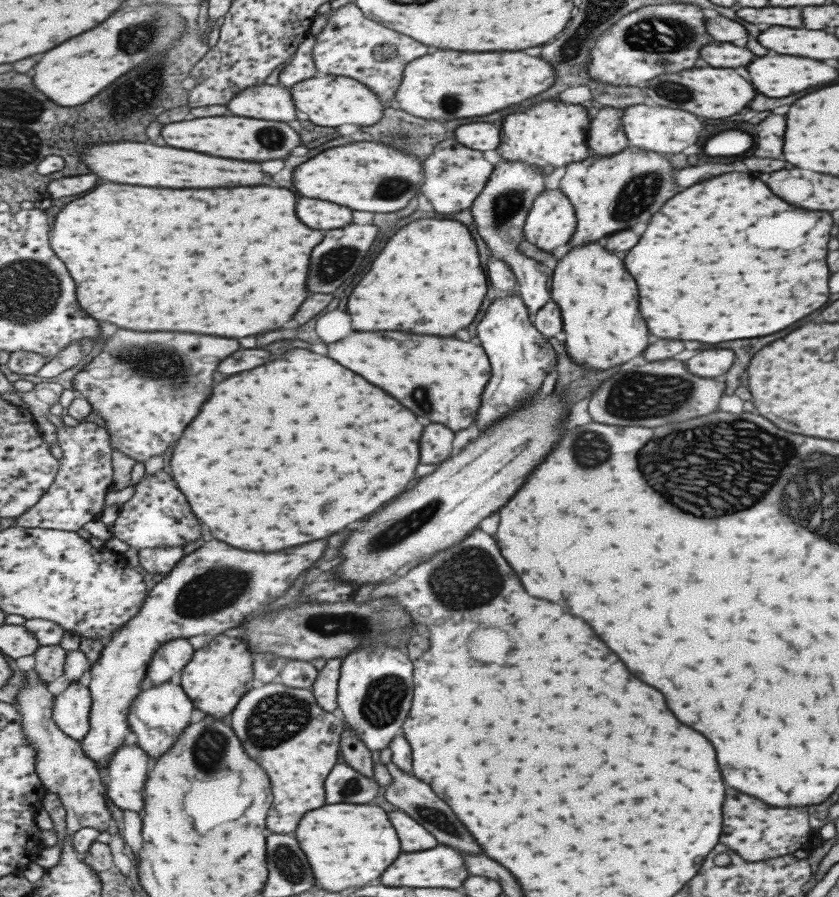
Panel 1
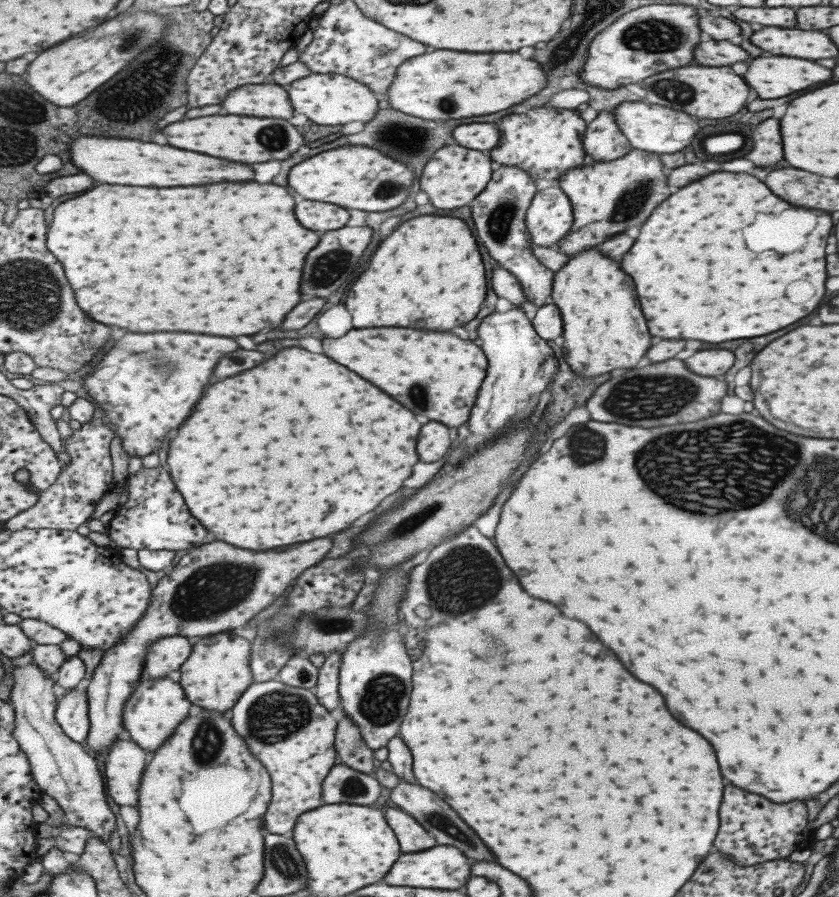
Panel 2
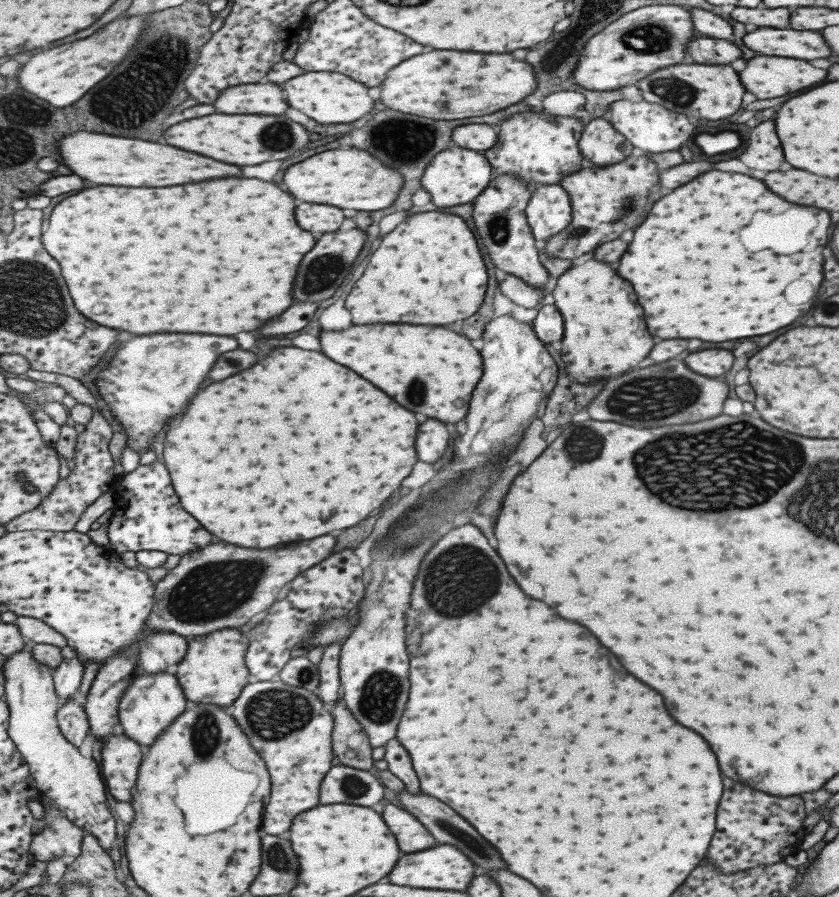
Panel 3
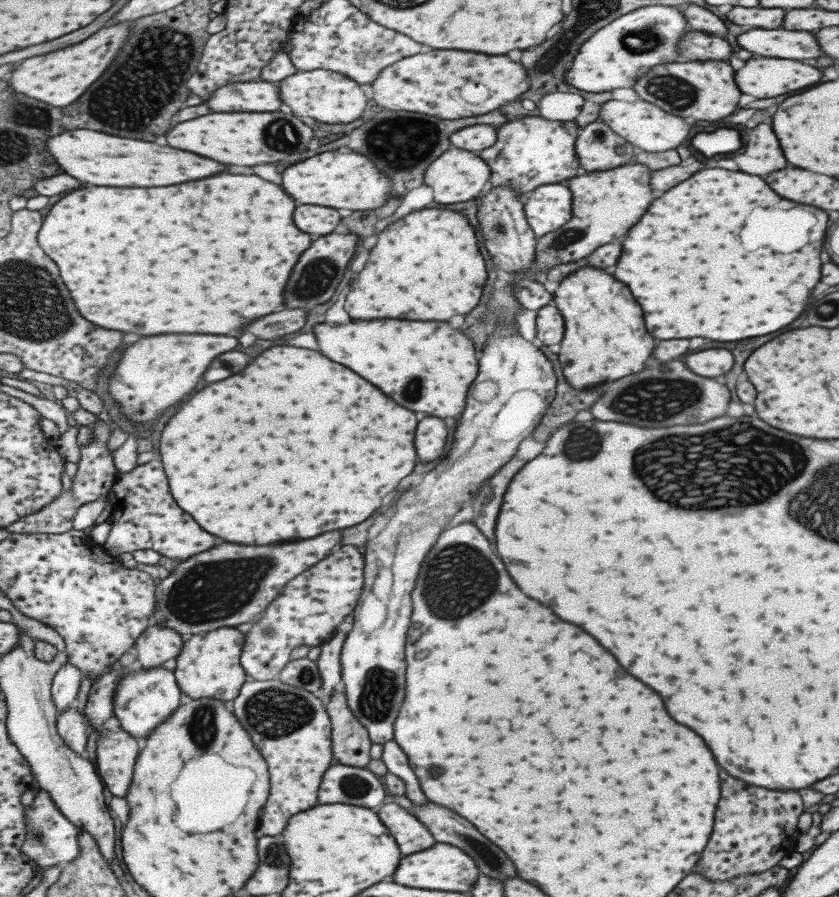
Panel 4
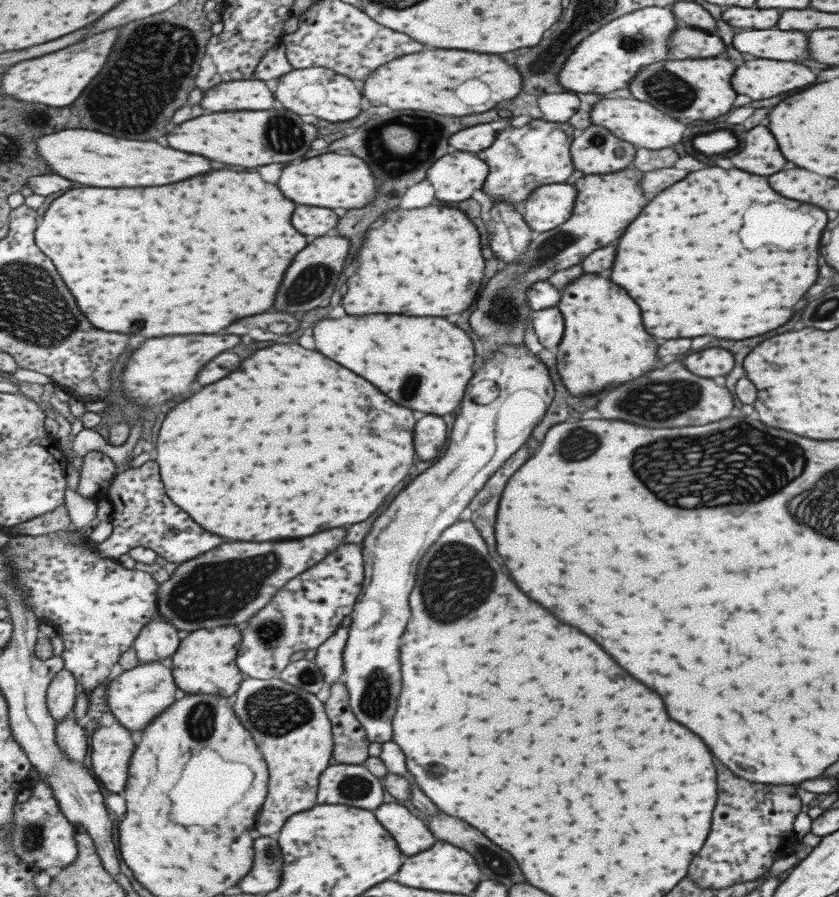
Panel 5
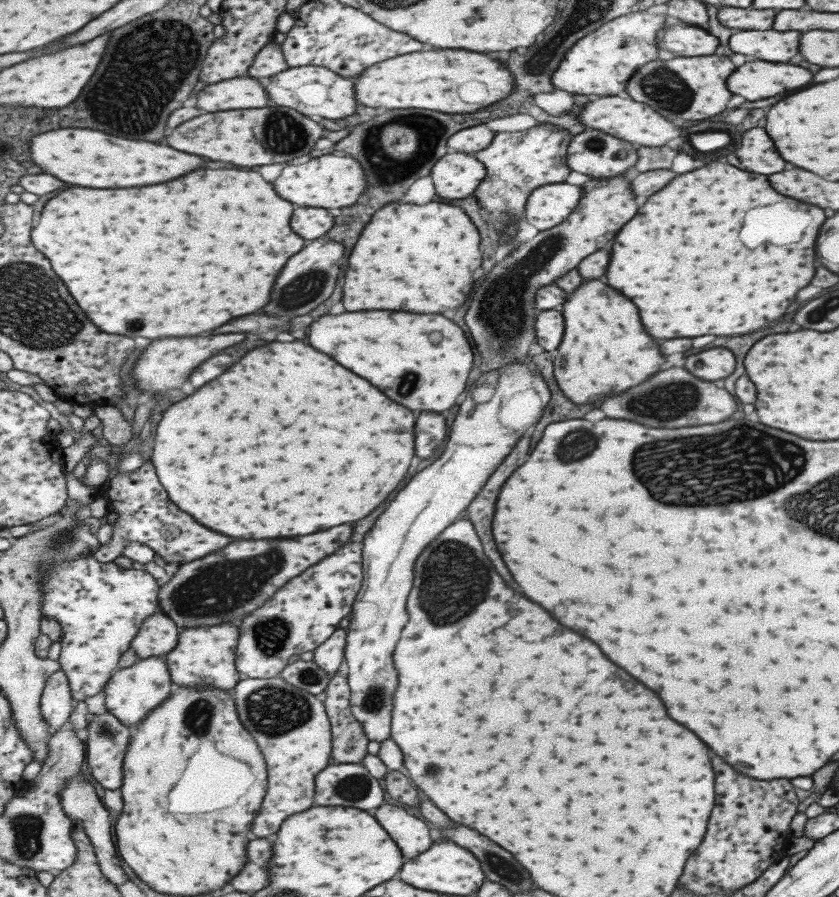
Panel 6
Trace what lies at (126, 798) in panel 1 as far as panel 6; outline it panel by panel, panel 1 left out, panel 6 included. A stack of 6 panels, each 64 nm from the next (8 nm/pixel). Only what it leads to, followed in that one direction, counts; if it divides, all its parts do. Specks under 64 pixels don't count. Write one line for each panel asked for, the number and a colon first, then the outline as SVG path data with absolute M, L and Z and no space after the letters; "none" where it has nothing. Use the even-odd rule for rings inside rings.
2: M117 742L107 758L109 794L117 806L137 808L141 804L141 786L147 772L147 752L137 742Z
3: M127 734L113 736L103 744L103 770L109 782L109 792L117 802L135 802L141 766L145 766L143 748Z
4: M127 730L119 732L101 732L97 742L97 766L101 770L101 778L109 786L113 796L127 798L133 788L133 780L137 776L137 762L141 756L139 740L131 736Z
5: M117 720L109 728L99 726L93 734L93 772L109 792L127 792L135 754L137 742L131 730Z
6: M113 712L109 714L91 714L89 716L89 738L87 738L87 750L89 750L89 766L93 772L93 778L105 788L105 790L121 790L125 786L125 762L129 756L129 748L133 744L131 734L135 730L129 730L125 722L121 722Z

